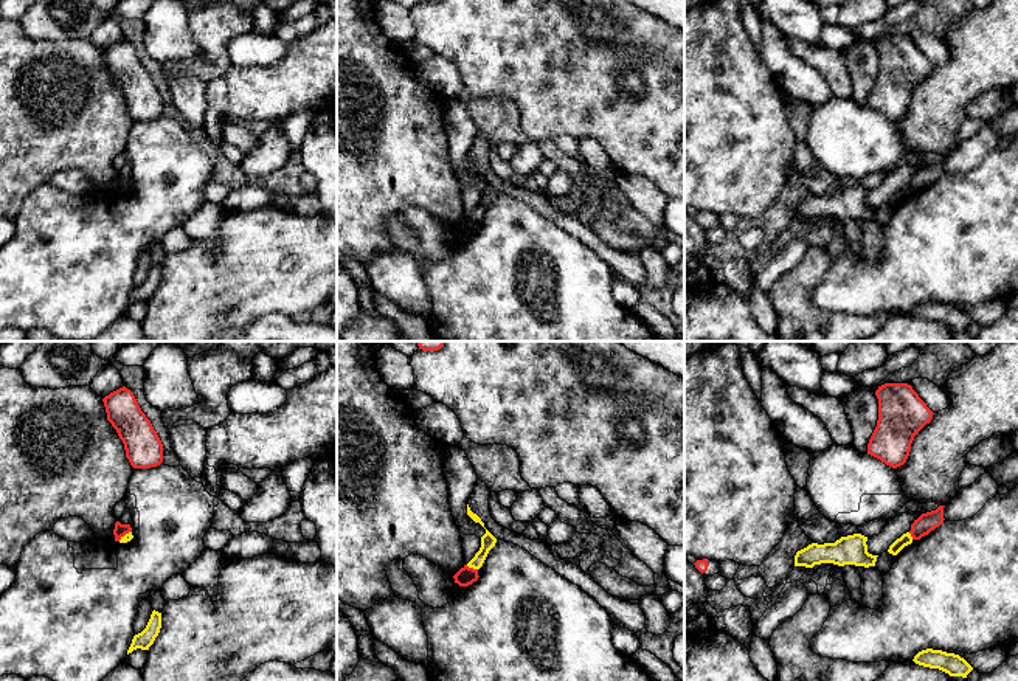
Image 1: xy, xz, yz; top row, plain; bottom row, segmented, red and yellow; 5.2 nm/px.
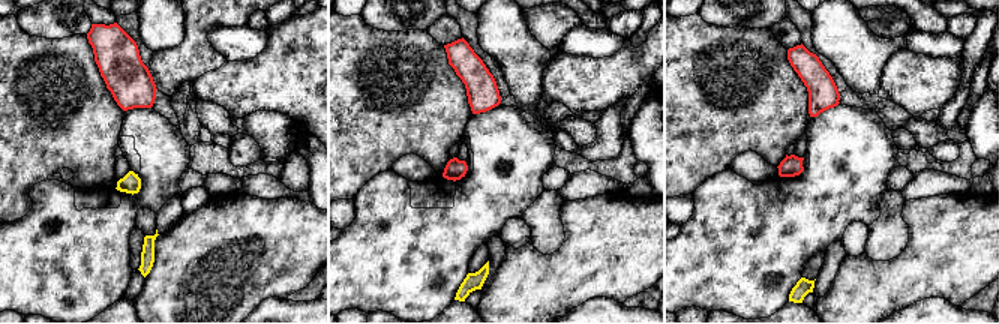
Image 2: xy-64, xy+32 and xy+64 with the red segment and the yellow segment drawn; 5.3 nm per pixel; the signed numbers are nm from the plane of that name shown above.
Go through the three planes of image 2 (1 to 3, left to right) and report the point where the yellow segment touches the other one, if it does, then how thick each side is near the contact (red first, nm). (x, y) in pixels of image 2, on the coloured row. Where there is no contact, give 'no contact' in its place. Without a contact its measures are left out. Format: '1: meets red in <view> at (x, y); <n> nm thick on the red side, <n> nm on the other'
1: no contact
2: no contact
3: no contact

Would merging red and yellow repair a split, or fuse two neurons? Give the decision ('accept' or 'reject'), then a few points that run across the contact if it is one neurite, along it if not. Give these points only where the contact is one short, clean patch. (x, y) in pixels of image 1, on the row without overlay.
reject | xz (466, 217), (477, 222)

